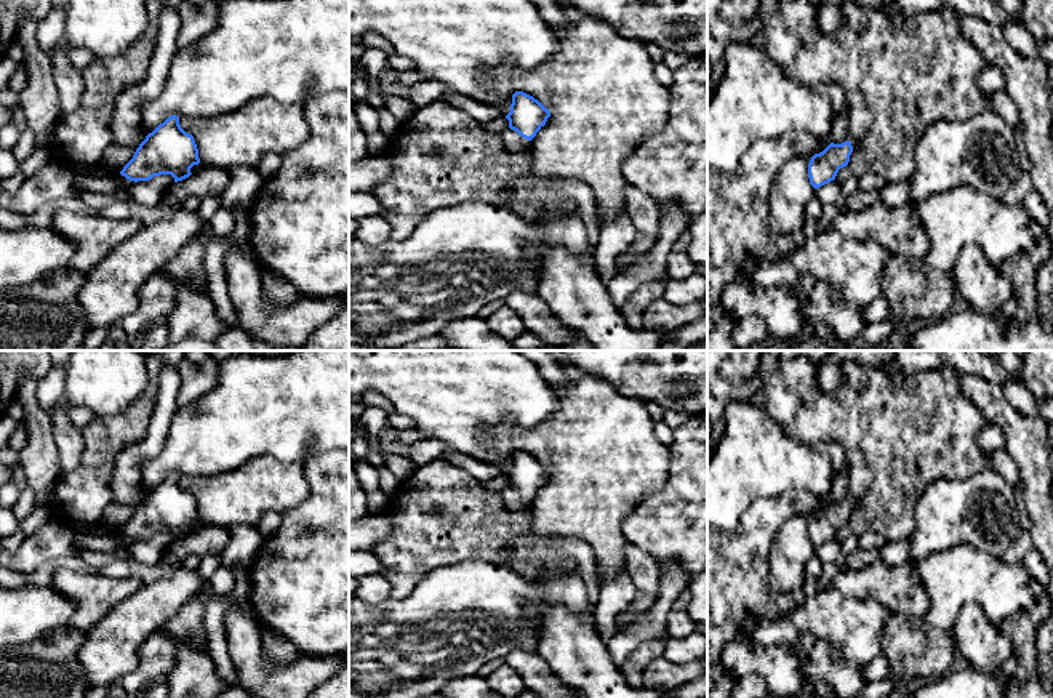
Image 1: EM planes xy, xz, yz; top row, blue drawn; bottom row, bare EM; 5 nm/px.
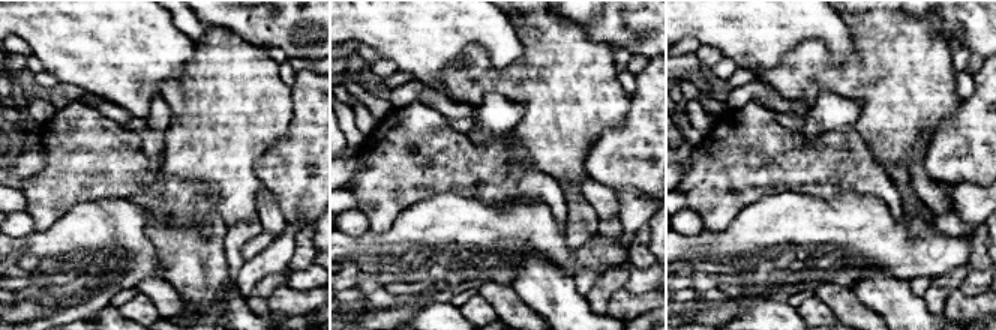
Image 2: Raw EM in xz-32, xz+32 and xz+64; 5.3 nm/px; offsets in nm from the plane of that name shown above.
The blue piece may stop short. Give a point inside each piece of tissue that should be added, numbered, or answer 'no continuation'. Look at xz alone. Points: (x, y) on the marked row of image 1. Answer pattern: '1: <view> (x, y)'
1: xz (514, 143)

